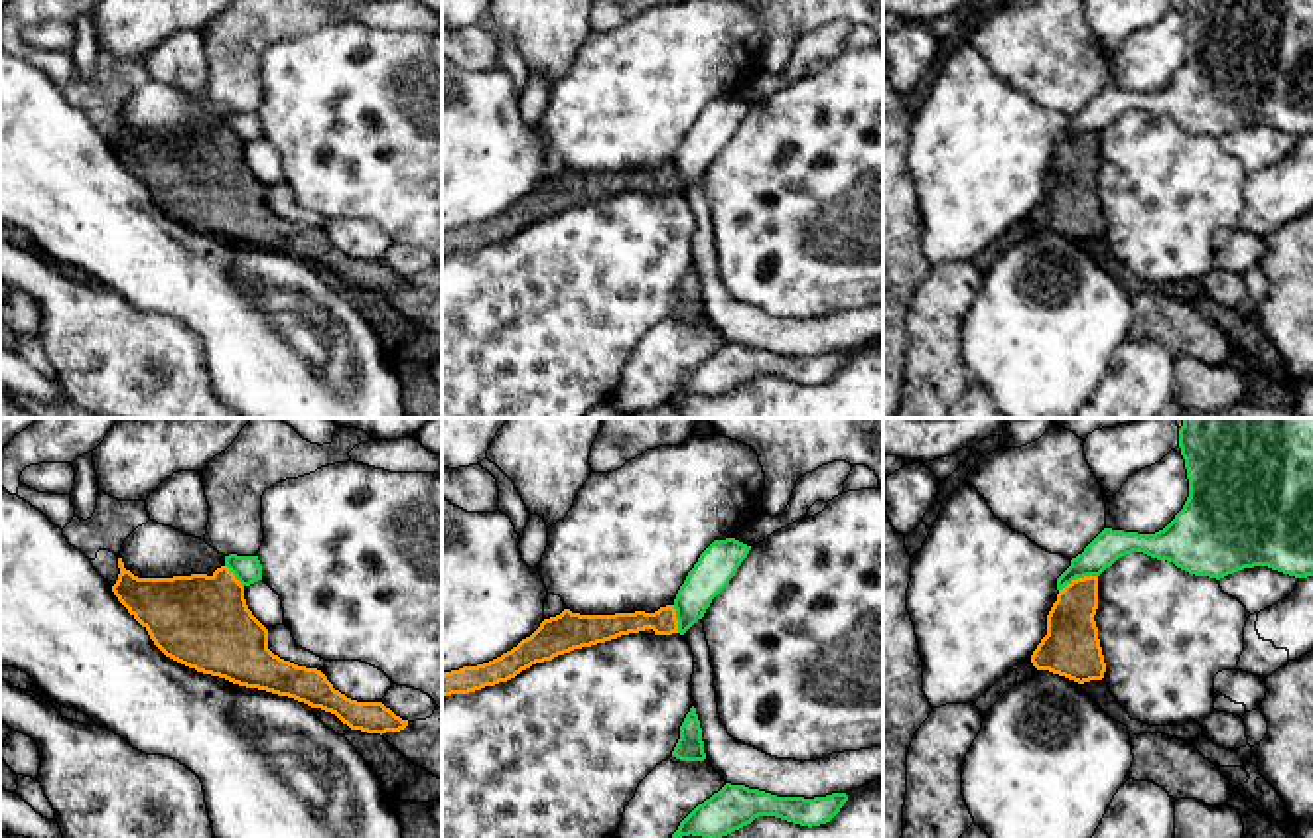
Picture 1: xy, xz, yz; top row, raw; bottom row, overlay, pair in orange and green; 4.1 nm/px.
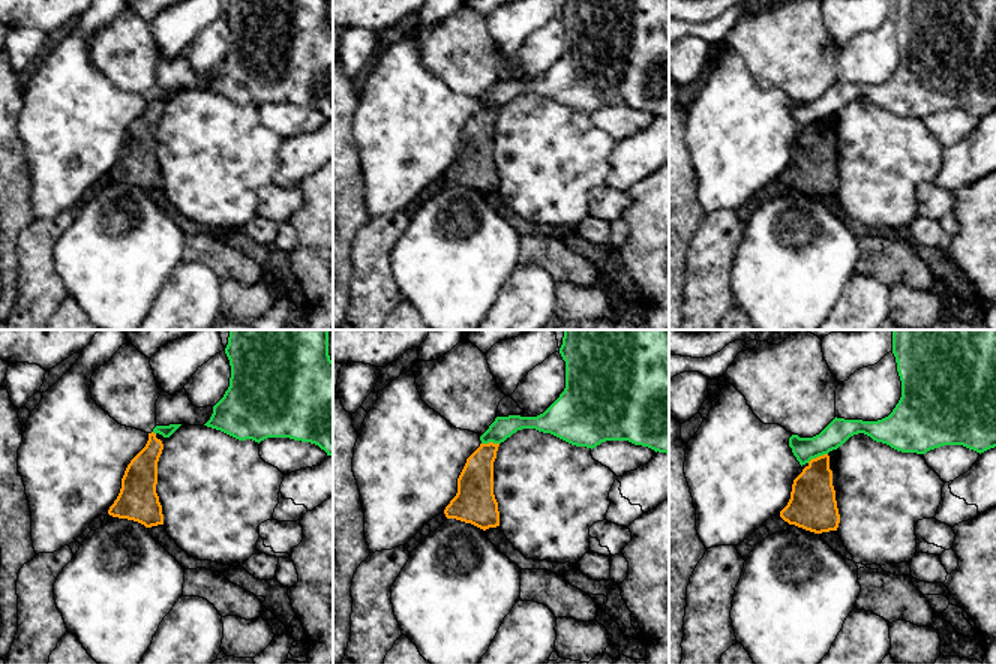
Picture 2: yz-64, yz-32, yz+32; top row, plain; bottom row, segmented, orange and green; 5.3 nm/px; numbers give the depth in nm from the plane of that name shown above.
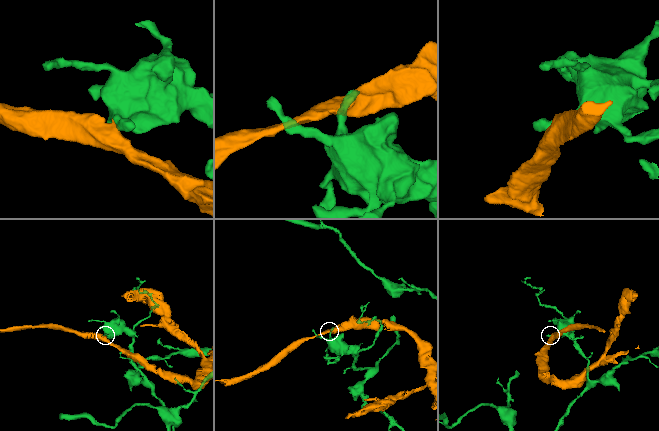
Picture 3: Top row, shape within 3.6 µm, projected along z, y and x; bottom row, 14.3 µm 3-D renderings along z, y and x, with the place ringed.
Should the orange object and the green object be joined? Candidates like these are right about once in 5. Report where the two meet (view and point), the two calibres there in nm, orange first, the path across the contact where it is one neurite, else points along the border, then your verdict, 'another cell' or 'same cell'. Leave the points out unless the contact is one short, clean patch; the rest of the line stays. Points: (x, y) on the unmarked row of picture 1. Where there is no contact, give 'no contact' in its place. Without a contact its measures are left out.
yz (1077, 137) | 220/130 nm | along yz (1097, 133), (1073, 137), (1059, 148) | another cell

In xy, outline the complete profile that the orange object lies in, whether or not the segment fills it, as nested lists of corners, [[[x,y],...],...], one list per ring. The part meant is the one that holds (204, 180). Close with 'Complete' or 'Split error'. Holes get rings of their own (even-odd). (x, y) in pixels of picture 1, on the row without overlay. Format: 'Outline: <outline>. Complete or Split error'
Outline: [[[118,116],[118,160],[170,217],[233,243],[288,254],[335,272],[351,288],[400,290],[408,278],[382,260],[357,260],[317,227],[298,225],[268,207],[268,187],[252,174],[244,144],[221,124],[211,134],[138,136]]]. Complete

